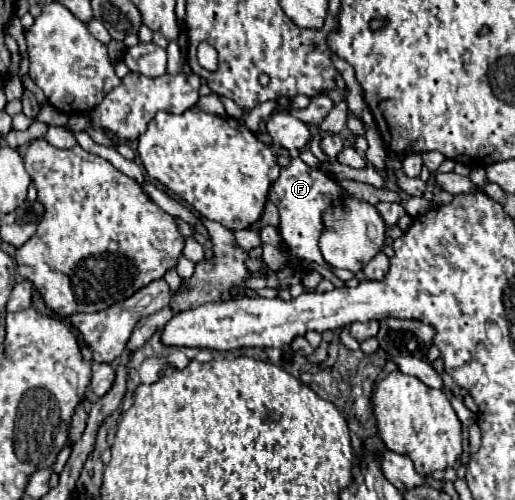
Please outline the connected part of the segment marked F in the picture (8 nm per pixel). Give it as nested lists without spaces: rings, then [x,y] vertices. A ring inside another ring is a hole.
[[[294,157],[290,167],[280,169],[280,177],[272,185],[270,199],[278,207],[280,213],[280,235],[288,247],[288,253],[298,259],[298,263],[308,265],[308,263],[318,263],[322,267],[328,267],[324,263],[320,249],[318,249],[318,237],[322,231],[322,211],[342,195],[340,187],[336,185],[334,179],[324,175],[320,169],[308,167],[300,157]]]

